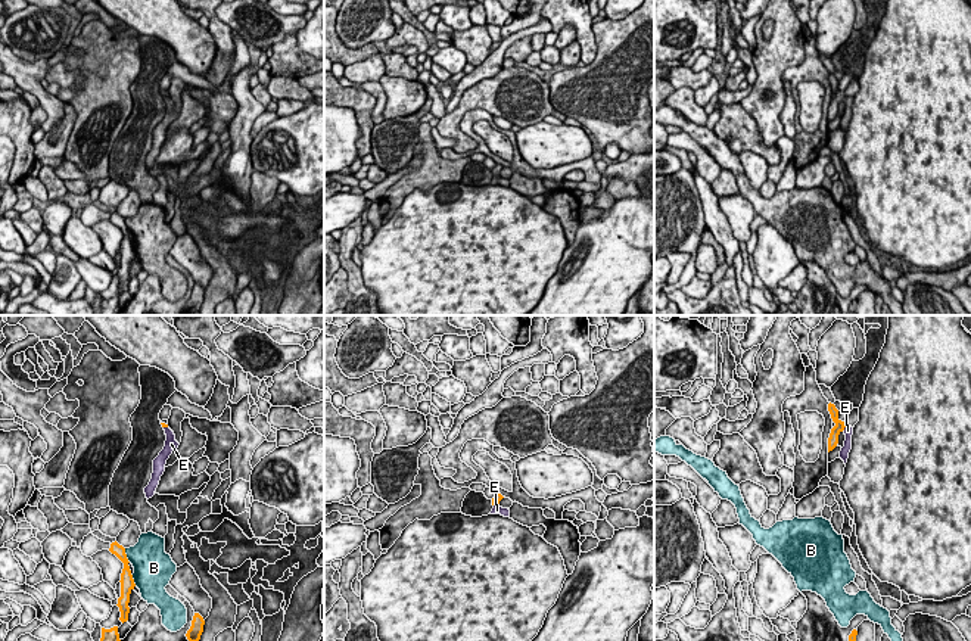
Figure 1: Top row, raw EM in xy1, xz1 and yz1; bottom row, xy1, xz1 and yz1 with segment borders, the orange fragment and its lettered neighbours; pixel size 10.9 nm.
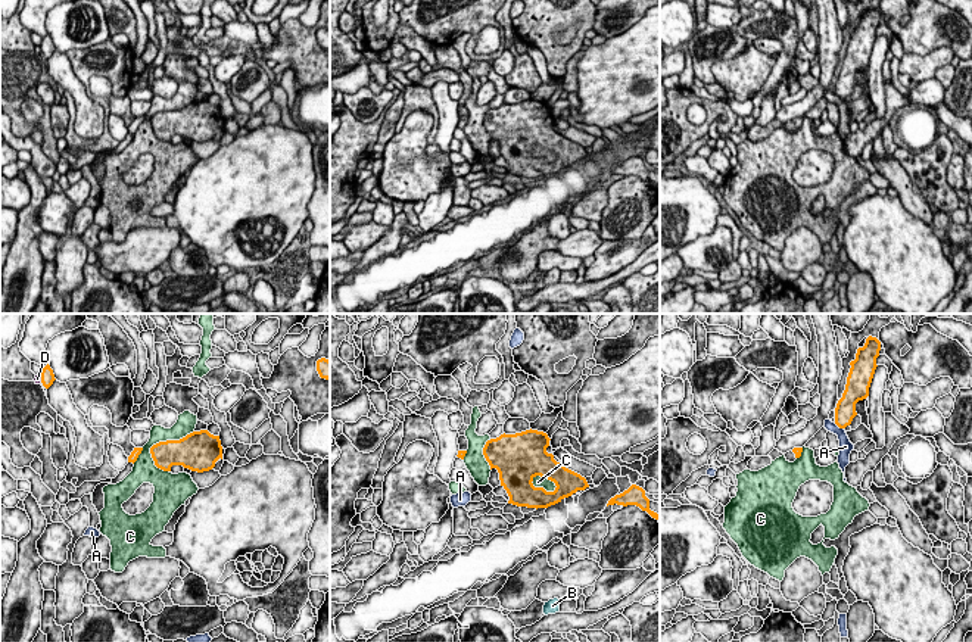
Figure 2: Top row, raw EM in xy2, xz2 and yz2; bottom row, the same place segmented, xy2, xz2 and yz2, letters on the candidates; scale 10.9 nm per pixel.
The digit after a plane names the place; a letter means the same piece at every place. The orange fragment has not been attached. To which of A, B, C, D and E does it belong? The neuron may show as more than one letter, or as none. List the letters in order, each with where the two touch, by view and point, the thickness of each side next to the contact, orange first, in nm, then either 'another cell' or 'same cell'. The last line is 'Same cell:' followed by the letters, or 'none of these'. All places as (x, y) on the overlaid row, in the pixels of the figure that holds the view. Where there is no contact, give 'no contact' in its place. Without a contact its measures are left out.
A: yz2 (838, 426) | 220/160 nm | another cell
B: xy1 (125, 556) | 130/380 nm | another cell
C: xy2 (164, 442) | 280/190 nm | another cell
D: xy2 (41, 379) | 160/70 nm | another cell
E: yz1 (843, 429) | 120/100 nm | another cell
Same cell: none of these

